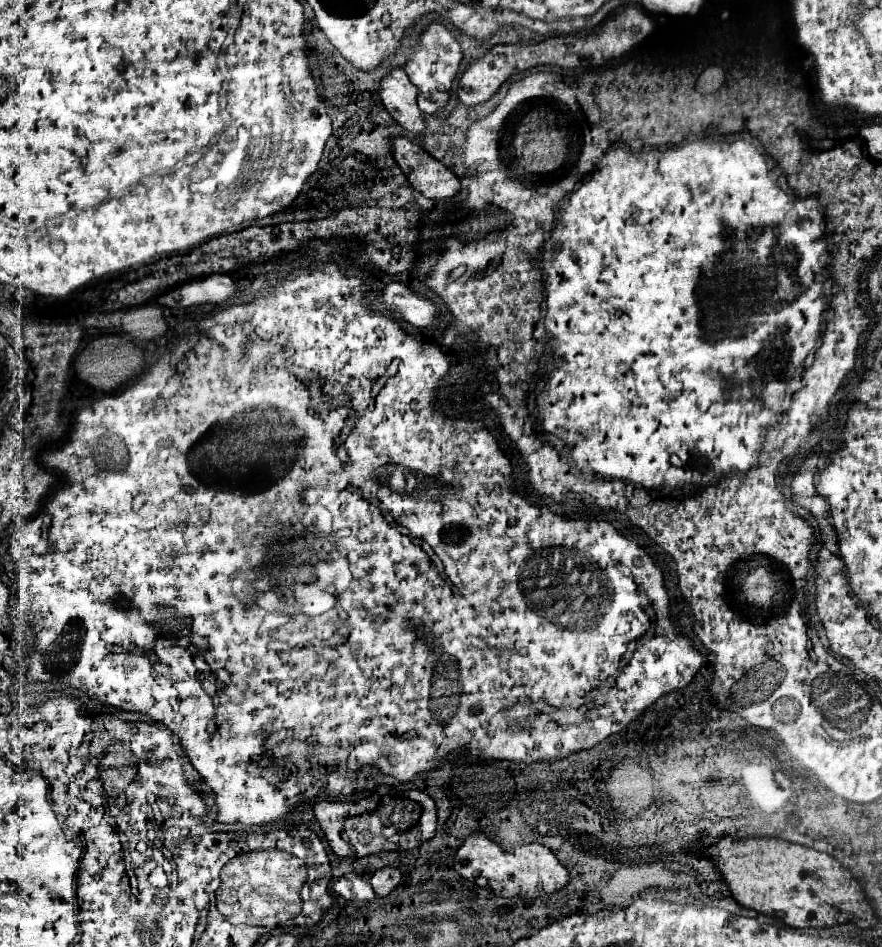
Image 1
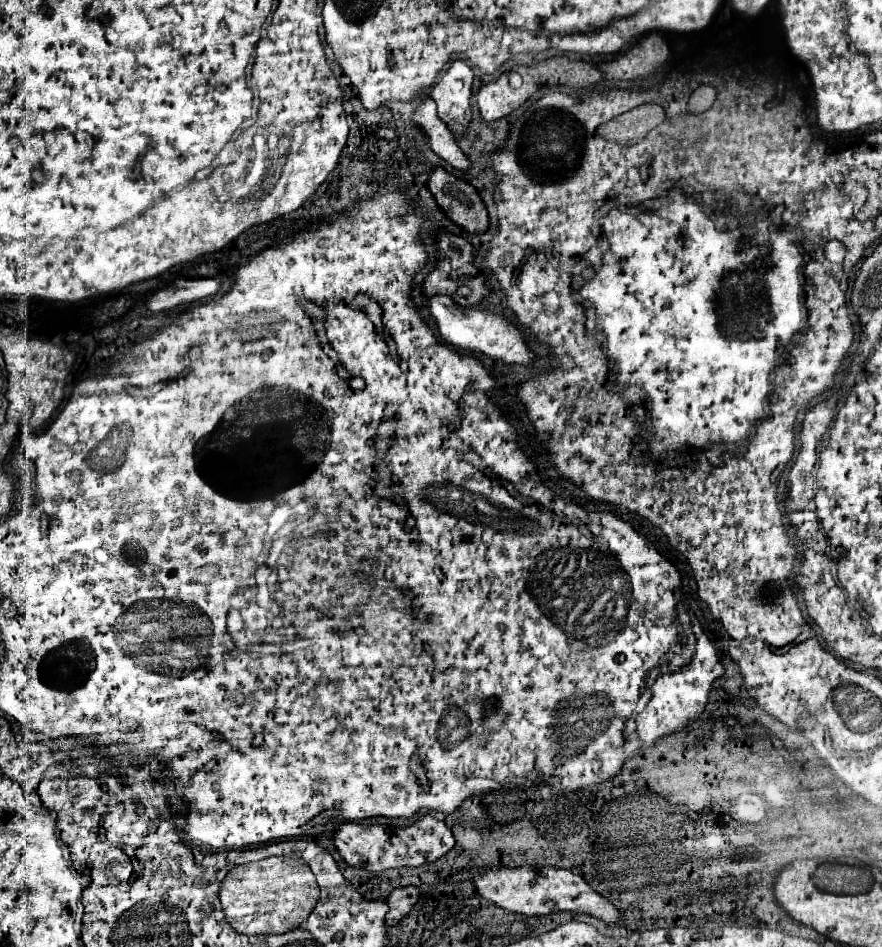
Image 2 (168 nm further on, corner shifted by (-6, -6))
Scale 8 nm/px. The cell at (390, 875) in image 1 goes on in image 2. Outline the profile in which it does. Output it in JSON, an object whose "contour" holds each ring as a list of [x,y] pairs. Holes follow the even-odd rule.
{"contour":[[[398,888],[390,894],[388,898],[388,906],[390,906],[390,912],[386,916],[386,924],[388,926],[394,926],[398,924],[402,918],[408,916],[408,912],[412,912],[414,904],[418,902],[420,898],[420,892],[418,888]]]}

